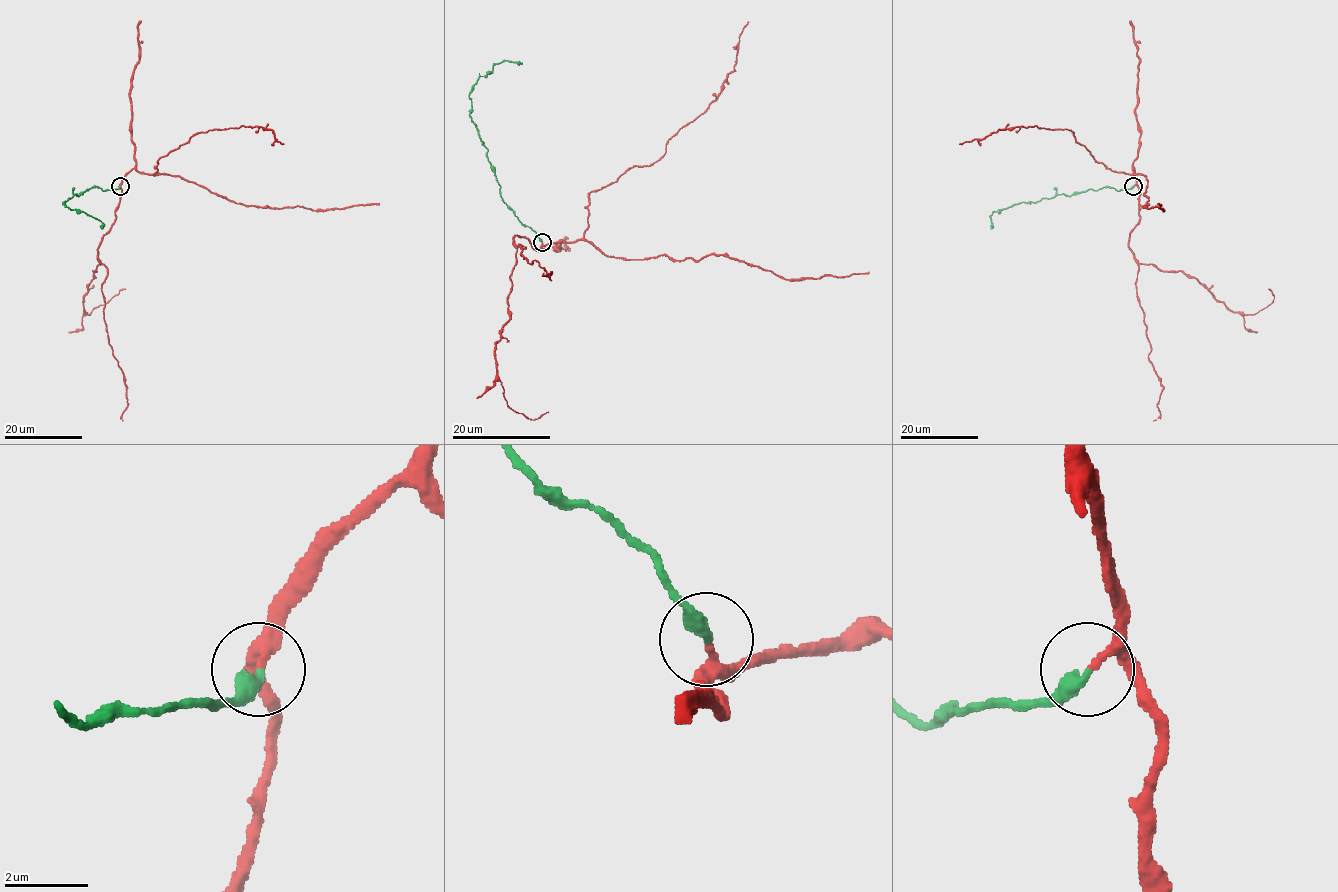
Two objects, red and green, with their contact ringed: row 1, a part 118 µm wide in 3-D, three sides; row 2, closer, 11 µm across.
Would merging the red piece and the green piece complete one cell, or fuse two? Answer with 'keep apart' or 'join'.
join

